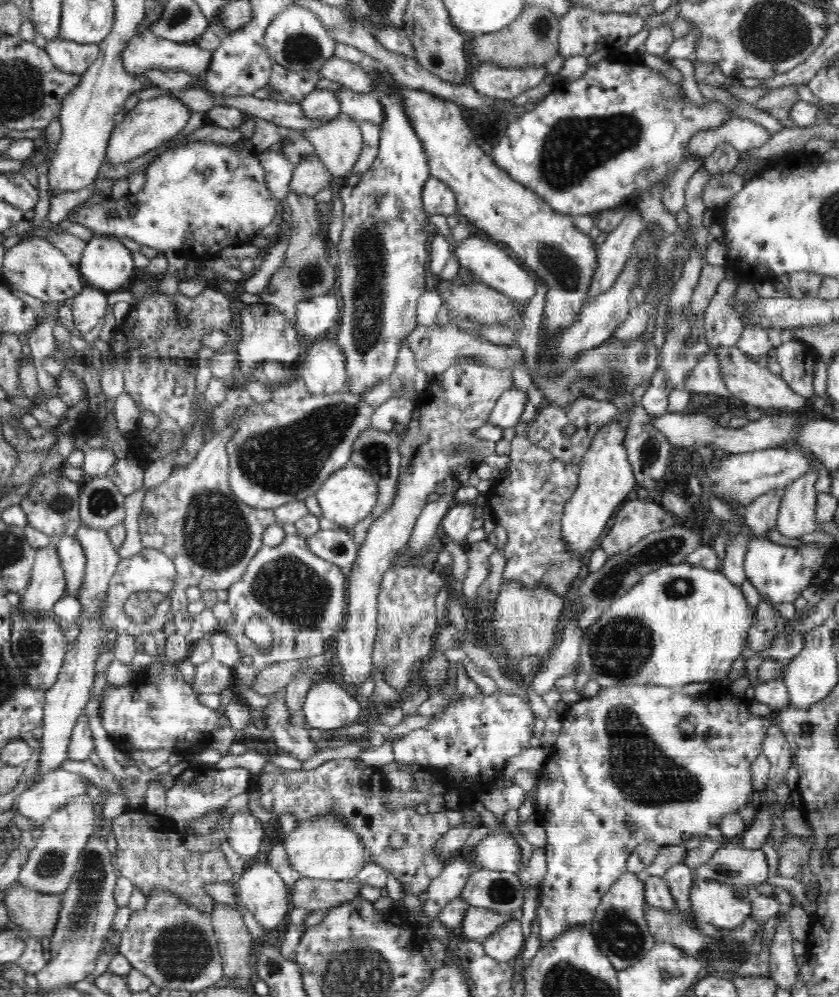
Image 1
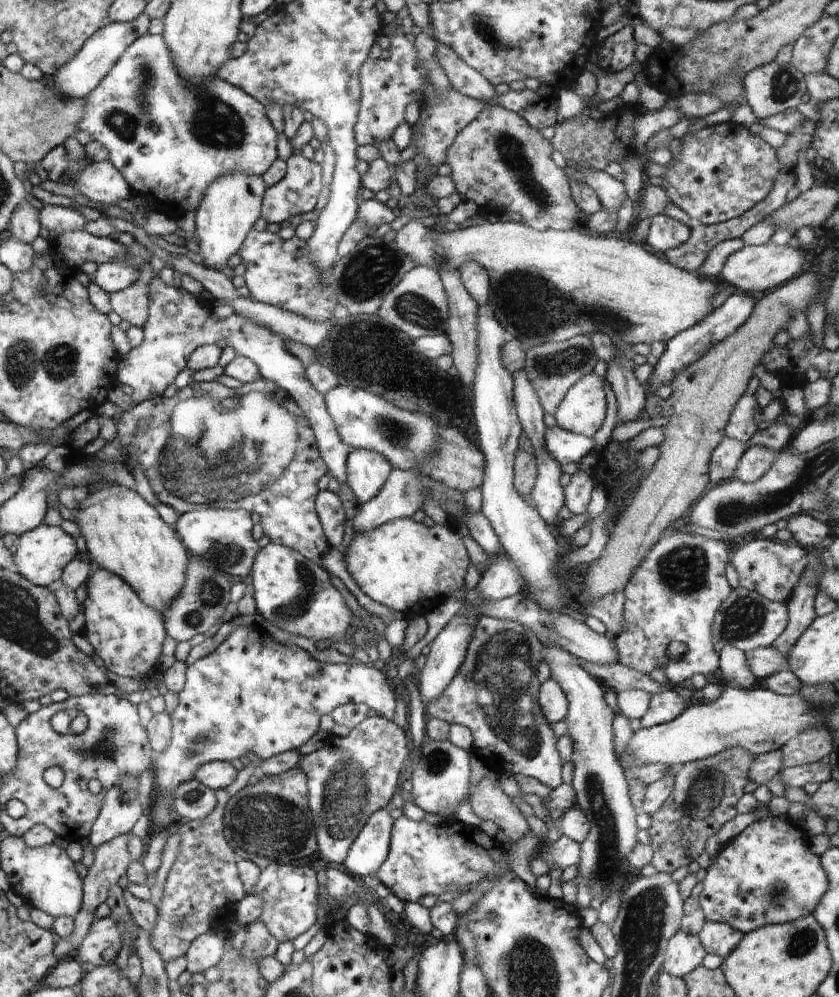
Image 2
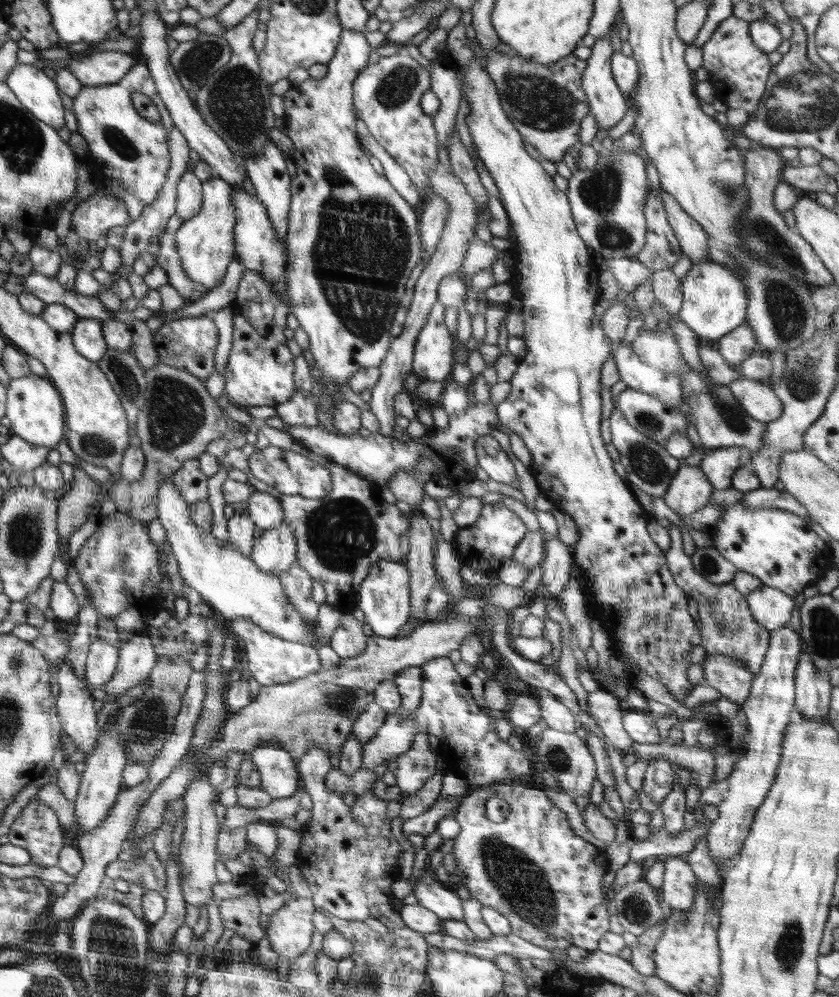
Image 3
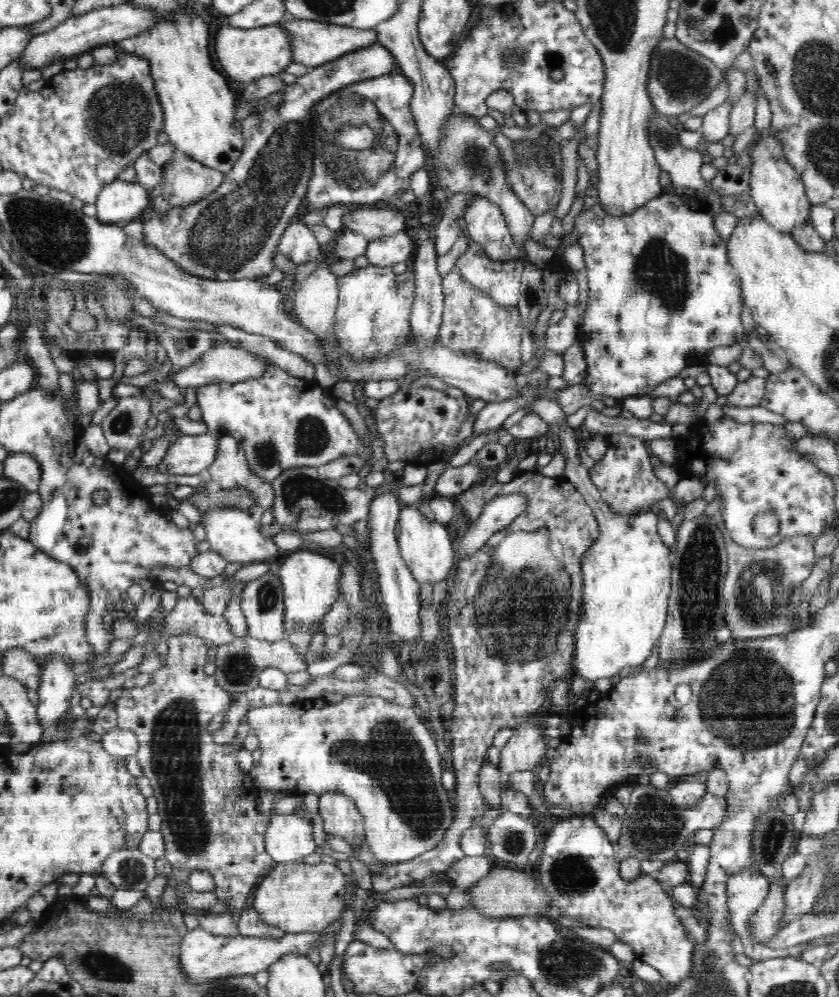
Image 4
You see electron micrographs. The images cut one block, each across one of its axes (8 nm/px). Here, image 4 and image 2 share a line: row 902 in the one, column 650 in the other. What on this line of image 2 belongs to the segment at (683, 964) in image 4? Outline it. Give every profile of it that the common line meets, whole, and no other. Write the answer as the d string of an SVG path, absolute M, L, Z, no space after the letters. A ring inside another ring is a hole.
M678 531L668 537L662 536L623 588L626 600L621 606L628 630L616 636L614 645L620 663L647 675L654 668L662 668L670 686L682 684L694 674L704 674L709 679L717 675L719 653L714 649L712 625L719 606L733 589L725 575L726 565L730 563L728 549L727 542L697 533Z

